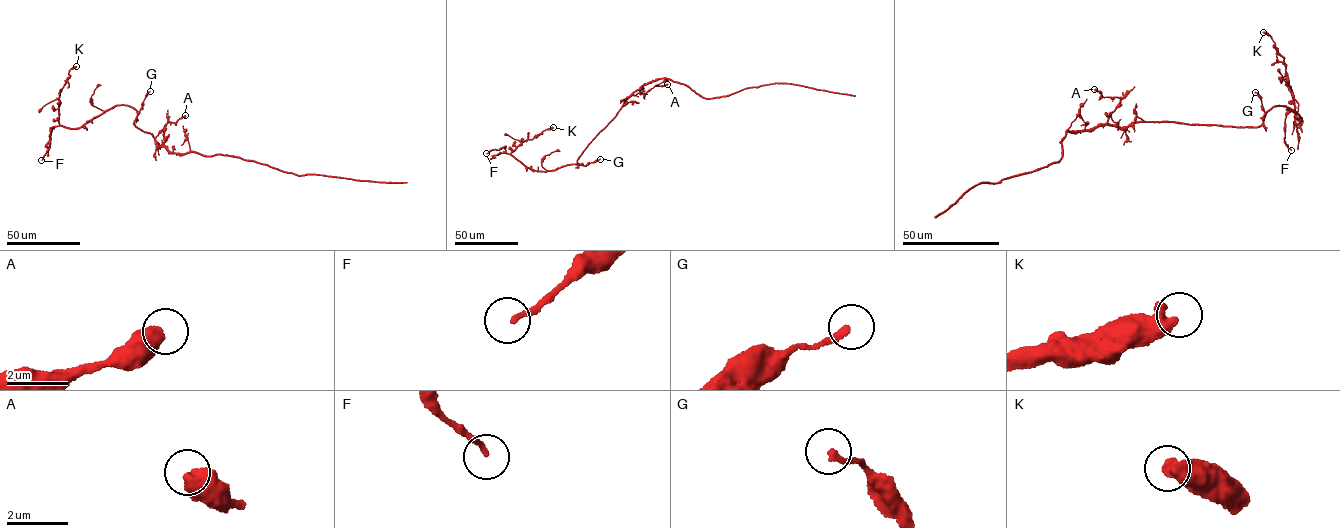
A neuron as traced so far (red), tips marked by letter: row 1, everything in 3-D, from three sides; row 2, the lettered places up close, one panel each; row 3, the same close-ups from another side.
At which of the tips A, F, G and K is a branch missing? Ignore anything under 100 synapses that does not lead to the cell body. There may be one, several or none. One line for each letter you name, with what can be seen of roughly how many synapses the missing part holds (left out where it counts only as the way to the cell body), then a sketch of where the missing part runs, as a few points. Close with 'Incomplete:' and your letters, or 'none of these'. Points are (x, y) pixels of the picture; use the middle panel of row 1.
Incomplete: none of these

